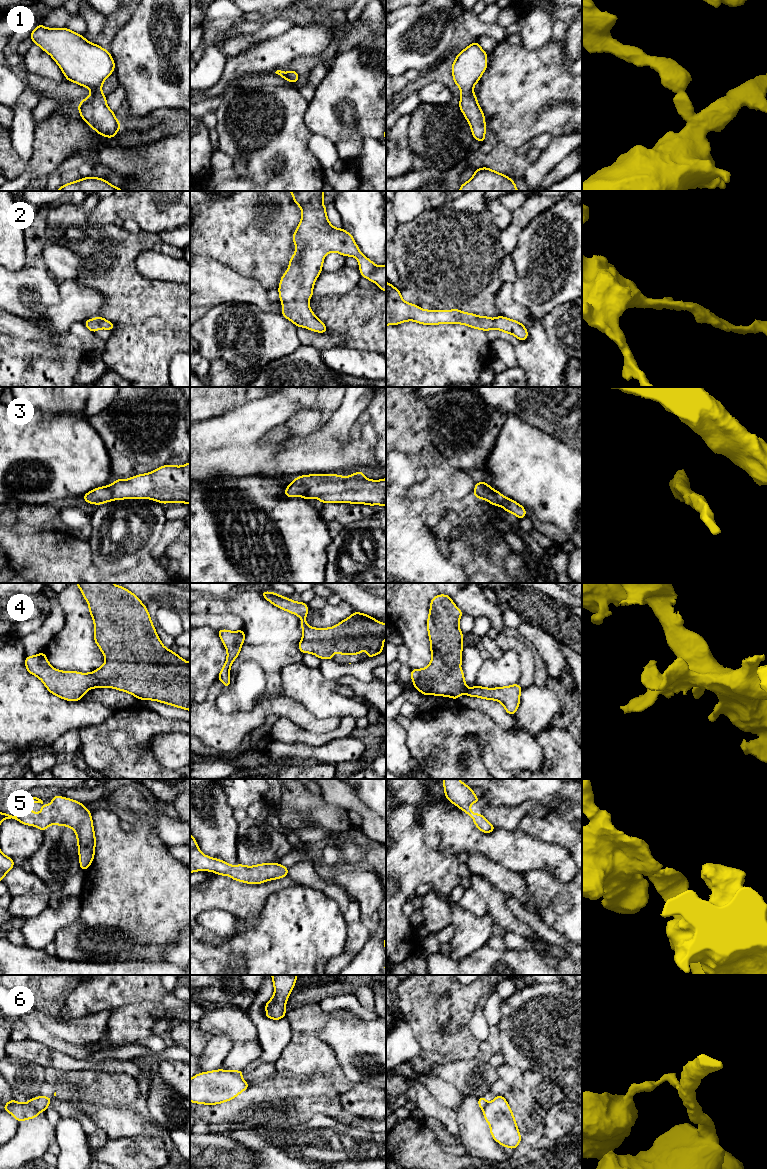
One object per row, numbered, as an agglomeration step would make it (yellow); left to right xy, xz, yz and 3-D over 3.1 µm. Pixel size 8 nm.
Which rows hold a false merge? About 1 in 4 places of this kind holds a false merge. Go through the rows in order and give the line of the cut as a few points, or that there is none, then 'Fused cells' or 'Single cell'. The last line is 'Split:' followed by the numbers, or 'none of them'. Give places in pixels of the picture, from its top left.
1: No split. Single cell
2: No split. Single cell
3: No split. Single cell
4: No split. Single cell
5: No split. Single cell
6: Split along xy (28, 1101), (44, 1110). Fused cells
Split: 6

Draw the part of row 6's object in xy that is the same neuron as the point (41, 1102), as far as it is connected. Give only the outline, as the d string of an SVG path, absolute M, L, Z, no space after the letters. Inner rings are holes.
M41 1095L36 1098L30 1098L28 1102L40 1110L46 1110L51 1103L51 1100L52 1098Z

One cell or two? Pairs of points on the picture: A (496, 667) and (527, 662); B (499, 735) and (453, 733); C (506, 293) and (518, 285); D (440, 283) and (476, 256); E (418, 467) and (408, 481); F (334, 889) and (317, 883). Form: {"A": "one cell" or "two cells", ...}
{"A": "two cells", "B": "one cell", "C": "two cells", "D": "one cell", "E": "one cell", "F": "one cell"}

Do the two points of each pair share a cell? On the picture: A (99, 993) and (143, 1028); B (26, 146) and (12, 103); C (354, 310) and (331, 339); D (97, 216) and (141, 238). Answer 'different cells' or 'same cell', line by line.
A: different cells
B: same cell
C: different cells
D: different cells

